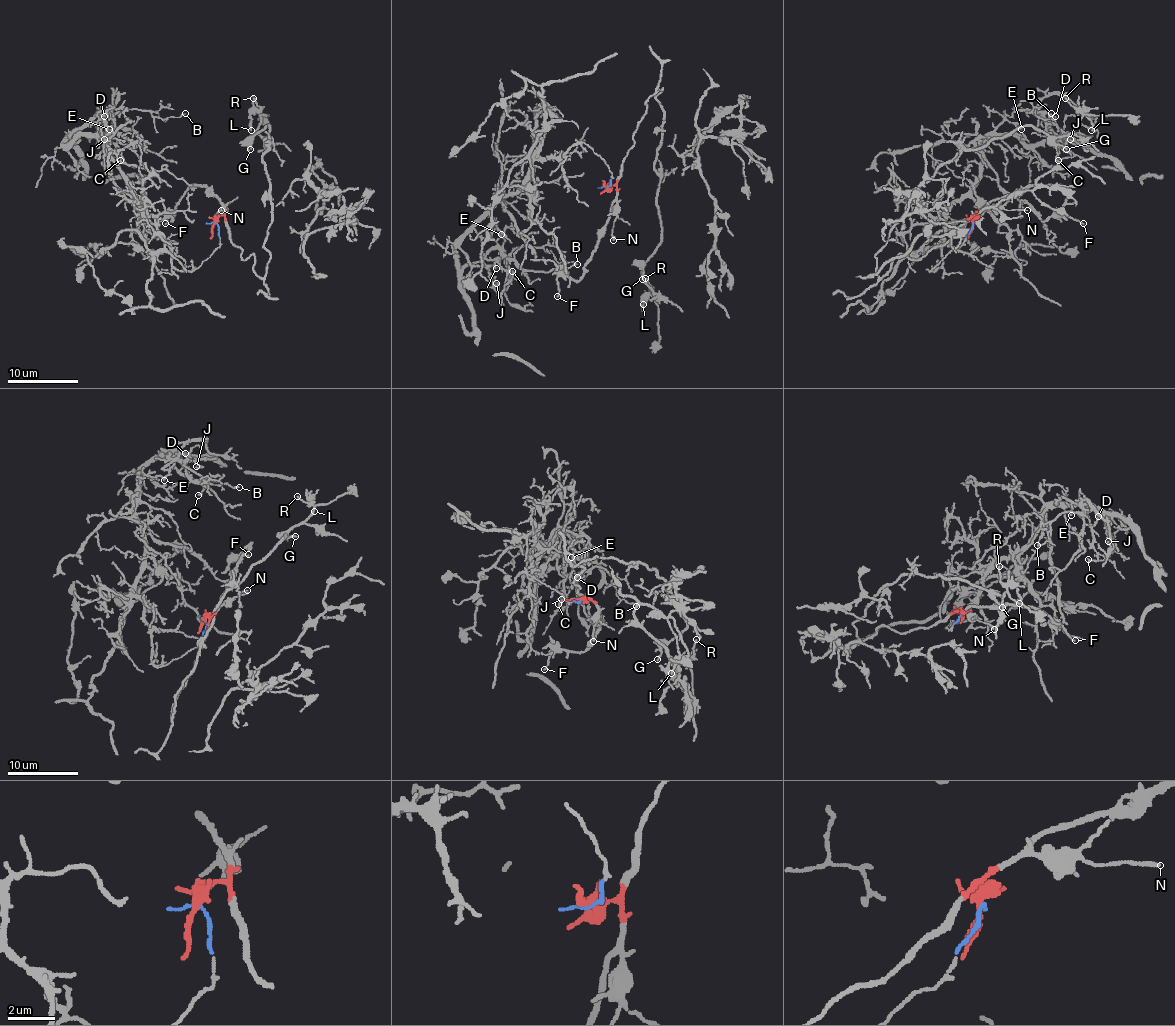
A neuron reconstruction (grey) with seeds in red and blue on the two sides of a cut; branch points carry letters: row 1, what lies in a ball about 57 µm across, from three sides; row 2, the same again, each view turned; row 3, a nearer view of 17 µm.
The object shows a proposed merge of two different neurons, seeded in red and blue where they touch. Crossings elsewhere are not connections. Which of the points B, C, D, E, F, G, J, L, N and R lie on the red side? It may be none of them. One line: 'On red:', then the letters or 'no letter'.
On red: F, G, L, N, R

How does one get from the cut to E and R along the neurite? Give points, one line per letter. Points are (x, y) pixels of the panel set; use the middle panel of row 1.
E: (608, 185), (606, 162), (586, 144), (537, 159), (530, 176), (491, 207), (501, 235)
R: (606, 185), (617, 183), (645, 102), (663, 88), (654, 169), (661, 244), (643, 267), (652, 295), (645, 277)

